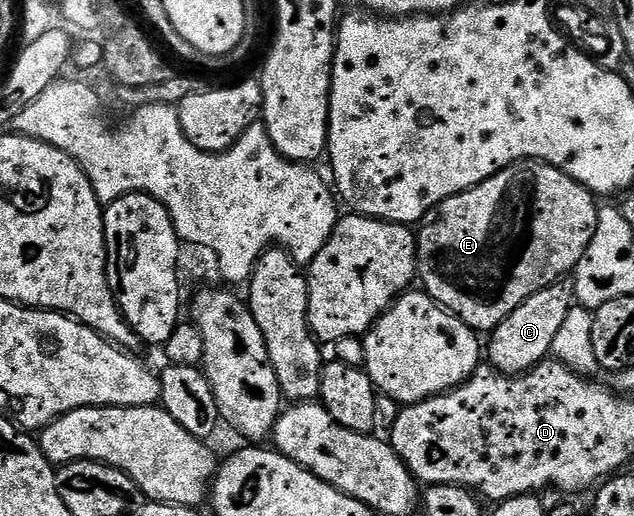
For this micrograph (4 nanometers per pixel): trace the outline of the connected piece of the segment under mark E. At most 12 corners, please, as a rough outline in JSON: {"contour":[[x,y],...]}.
{"contour":[[540,160],[446,198],[423,291],[491,334],[575,273],[597,197]]}

